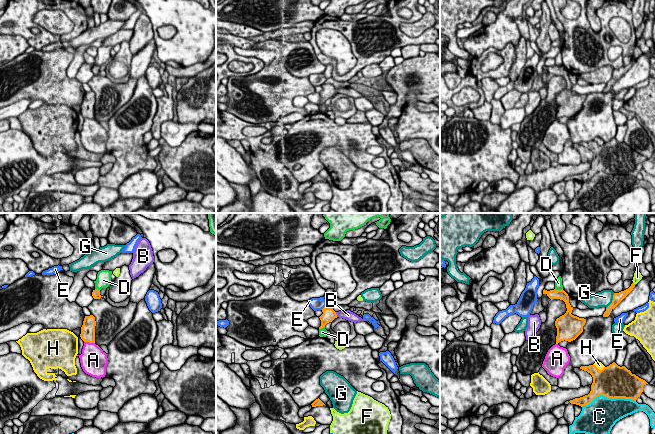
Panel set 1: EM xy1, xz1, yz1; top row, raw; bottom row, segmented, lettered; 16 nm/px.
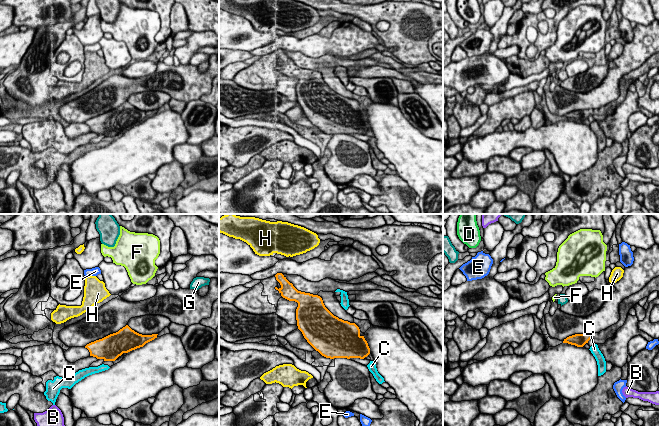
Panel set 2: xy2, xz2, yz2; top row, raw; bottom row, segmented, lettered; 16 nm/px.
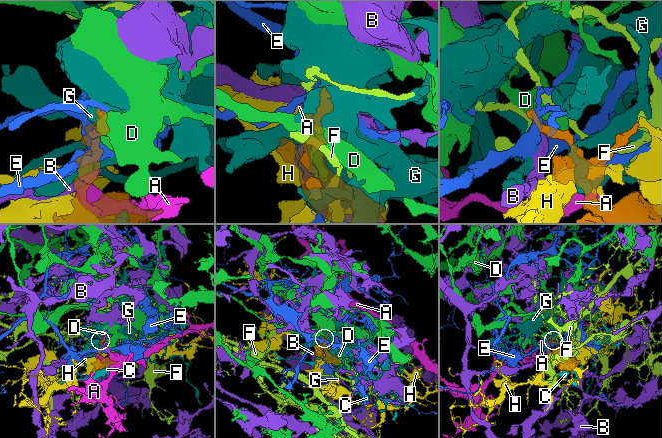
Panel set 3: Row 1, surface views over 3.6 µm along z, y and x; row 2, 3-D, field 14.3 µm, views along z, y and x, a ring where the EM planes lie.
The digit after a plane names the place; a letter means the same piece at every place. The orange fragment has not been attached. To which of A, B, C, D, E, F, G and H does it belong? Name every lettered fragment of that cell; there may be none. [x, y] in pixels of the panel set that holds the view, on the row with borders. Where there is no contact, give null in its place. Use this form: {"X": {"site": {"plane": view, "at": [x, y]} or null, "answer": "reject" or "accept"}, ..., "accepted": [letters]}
{"A": {"site": {"plane": "xy1", "at": [89, 342]}, "answer": "reject"}, "B": {"site": {"plane": "xz1", "at": [336, 314]}, "answer": "reject"}, "C": {"site": {"plane": "yz1", "at": [608, 397]}, "answer": "reject"}, "D": {"site": {"plane": "yz1", "at": [559, 290]}, "answer": "reject"}, "E": {"site": {"plane": "xz1", "at": [323, 308]}, "answer": "reject"}, "F": {"site": {"plane": "yz1", "at": [633, 283]}, "answer": "reject"}, "G": {"site": {"plane": "yz1", "at": [612, 301]}, "answer": "reject"}, "H": {"site": {"plane": "yz1", "at": [598, 369]}, "answer": "reject"}, "accepted": []}

